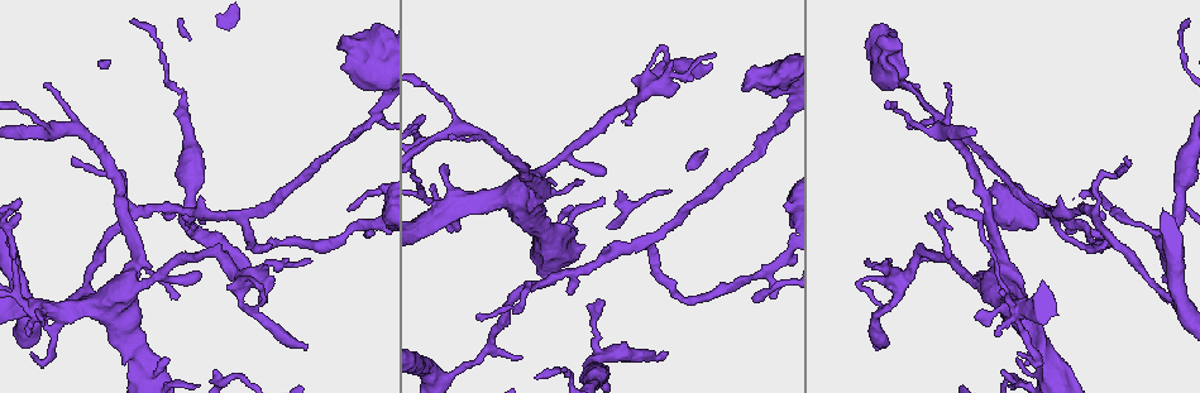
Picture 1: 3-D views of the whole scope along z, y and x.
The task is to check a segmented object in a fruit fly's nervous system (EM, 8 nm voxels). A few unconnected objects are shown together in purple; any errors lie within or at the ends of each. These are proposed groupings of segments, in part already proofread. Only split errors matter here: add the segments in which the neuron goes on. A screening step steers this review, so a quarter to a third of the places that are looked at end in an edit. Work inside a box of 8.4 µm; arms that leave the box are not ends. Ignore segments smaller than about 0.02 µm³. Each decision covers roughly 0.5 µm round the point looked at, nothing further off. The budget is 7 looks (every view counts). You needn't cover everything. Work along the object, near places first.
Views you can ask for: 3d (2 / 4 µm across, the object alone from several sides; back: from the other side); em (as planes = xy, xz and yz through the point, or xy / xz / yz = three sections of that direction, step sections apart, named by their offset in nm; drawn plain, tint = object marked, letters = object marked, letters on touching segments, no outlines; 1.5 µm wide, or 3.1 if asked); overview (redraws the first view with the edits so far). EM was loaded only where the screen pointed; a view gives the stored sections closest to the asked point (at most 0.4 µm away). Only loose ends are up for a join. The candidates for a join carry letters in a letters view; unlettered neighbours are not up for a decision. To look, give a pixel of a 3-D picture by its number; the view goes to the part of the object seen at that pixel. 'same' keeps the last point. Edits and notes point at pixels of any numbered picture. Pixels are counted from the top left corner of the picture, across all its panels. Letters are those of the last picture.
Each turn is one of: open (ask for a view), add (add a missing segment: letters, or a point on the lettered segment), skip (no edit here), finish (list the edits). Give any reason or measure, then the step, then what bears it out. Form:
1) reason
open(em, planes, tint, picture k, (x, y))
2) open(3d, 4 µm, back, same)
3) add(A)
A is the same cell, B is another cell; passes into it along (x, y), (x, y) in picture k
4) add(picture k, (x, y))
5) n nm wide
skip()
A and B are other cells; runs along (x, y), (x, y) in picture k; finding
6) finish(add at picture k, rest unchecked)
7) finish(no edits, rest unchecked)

an open end
open(em, xz, step 8, tint, picture 1, (872, 347))

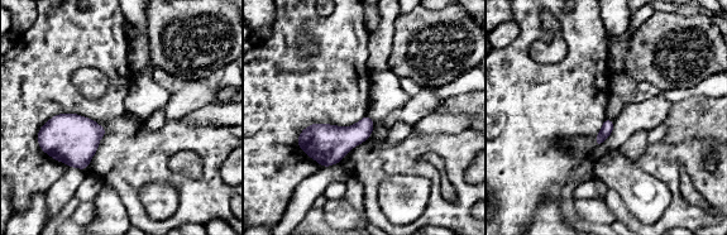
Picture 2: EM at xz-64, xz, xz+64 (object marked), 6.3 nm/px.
another direction
open(em, planes, letters, same)

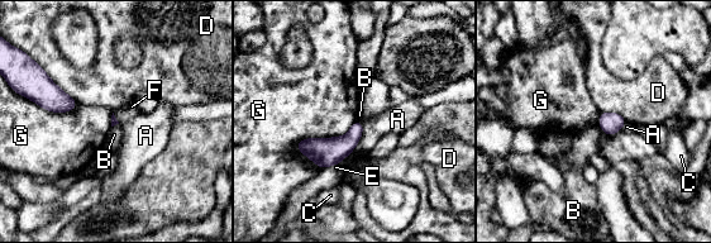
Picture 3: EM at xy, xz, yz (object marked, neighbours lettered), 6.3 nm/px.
skip()
A, B, C, D, E, F and G are other cells; border along (356, 120), (296, 148) in picture 3; none of them fits

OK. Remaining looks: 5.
free end
open(em, xz, step 4, letters, picture 1, (772, 296))

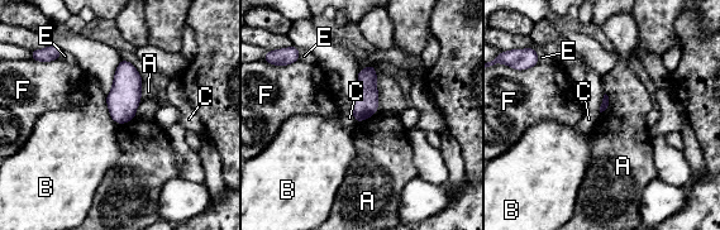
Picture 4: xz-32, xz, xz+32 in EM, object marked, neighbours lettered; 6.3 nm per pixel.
skip()
A, B, C, E and F are other cells; border along (105, 96), (109, 115), (118, 124) in picture 4; none of them fits

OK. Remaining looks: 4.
an open end
open(em, planes, letters, picture 1, (1164, 281))

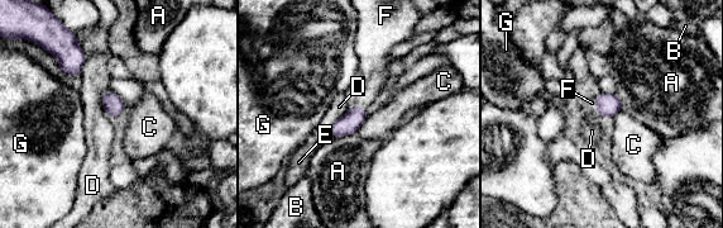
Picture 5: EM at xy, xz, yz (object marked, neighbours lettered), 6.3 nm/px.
D touches over 160 nm
add(F)
F is the same cell, A, B, C, D, E and G are other cells; passes into it along (607, 104), (597, 108), (590, 108) in picture 5; it goes on there

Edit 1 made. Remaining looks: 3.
finish(add at picture 5, rest unchecked)

